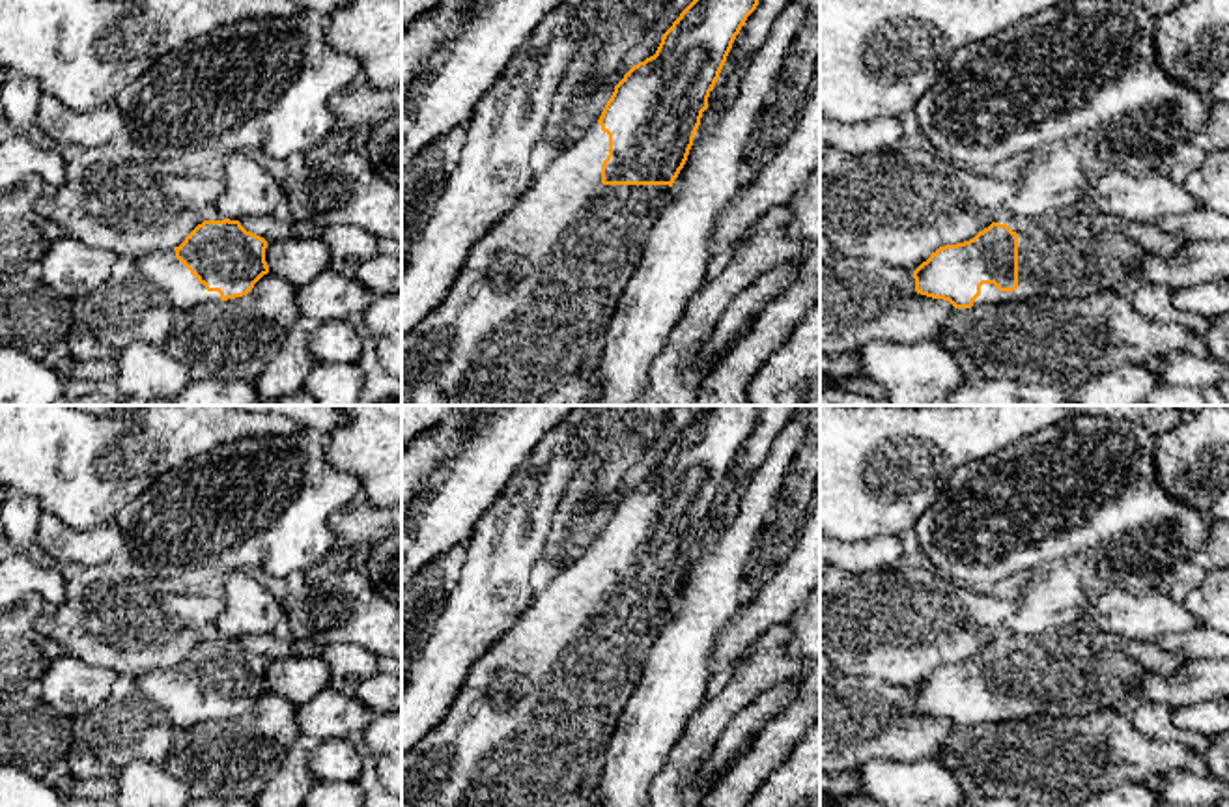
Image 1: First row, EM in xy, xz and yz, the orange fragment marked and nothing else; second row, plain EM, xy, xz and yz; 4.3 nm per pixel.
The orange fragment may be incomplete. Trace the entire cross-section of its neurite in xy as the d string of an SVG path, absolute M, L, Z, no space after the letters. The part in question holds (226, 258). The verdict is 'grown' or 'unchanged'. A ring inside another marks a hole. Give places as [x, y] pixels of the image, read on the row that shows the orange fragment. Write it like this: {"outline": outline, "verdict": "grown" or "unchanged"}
{"outline": "M204 220L174 250L155 250L136 258L134 263L142 276L166 293L176 310L187 310L202 303L228 301L247 295L254 284L269 273L265 248L267 241L252 232L247 232L239 220Z", "verdict": "grown"}

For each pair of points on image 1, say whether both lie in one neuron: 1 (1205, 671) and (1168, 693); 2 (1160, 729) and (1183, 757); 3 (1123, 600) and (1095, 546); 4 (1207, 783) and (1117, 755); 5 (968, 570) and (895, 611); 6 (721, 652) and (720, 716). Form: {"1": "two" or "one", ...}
{"1": "one", "2": "two", "3": "two", "4": "two", "5": "two", "6": "two"}

